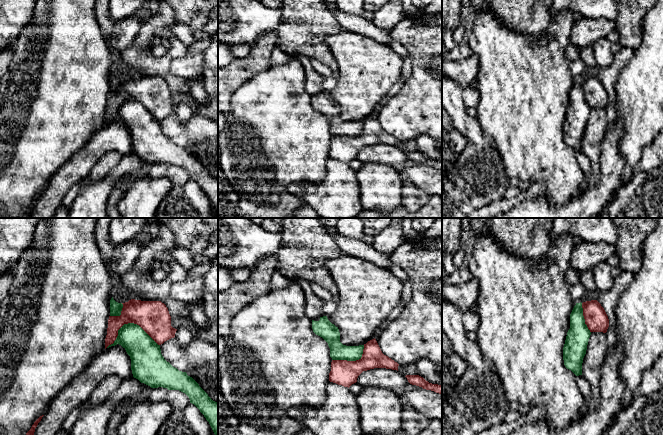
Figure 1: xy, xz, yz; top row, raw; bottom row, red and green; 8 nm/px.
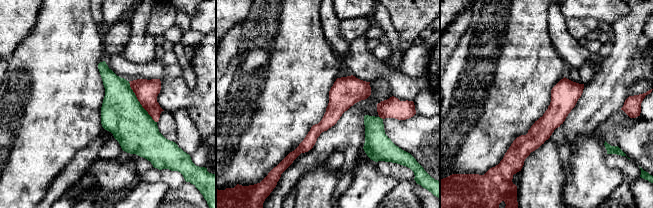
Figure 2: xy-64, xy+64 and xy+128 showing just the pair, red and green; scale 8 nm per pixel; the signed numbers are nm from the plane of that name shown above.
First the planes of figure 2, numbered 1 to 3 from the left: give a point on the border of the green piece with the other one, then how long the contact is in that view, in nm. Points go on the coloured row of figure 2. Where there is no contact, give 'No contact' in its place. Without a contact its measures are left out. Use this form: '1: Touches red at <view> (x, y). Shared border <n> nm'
1: Touches red at xy-64 (139, 101). Shared border 400 nm
2: Touches red at xy+64 (381, 117). Shared border 40 nm
3: No contact

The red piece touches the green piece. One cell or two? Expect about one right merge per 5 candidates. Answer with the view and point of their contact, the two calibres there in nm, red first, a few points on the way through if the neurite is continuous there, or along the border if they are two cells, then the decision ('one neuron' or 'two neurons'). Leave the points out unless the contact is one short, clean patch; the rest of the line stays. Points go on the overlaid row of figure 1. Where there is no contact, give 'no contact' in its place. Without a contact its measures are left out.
contact xy (129, 322); calibres 260 and 240 nm; two neurons

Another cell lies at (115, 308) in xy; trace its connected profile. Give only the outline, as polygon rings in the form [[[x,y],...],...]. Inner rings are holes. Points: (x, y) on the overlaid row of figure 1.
[[[112,297],[110,300],[110,316],[120,316],[122,308],[123,304],[116,302]]]

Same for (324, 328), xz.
[[[327,316],[320,317],[319,321],[312,320],[313,332],[322,337],[330,348],[332,360],[356,361],[361,359],[364,345],[346,346],[340,342],[338,327],[332,324]]]

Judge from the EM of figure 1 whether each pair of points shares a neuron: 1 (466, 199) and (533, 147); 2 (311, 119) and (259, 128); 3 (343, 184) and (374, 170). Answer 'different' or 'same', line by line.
1: different
2: same
3: different

